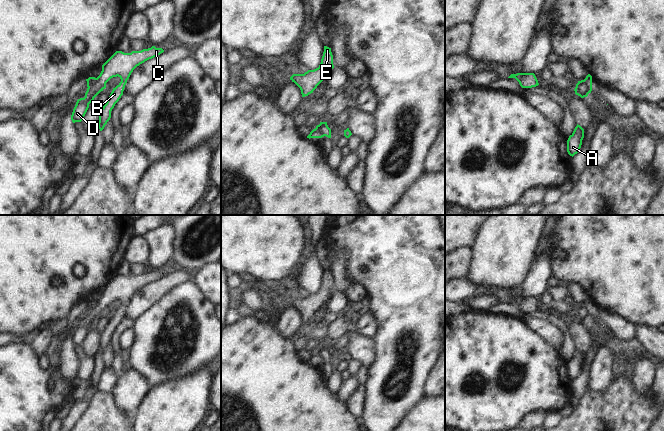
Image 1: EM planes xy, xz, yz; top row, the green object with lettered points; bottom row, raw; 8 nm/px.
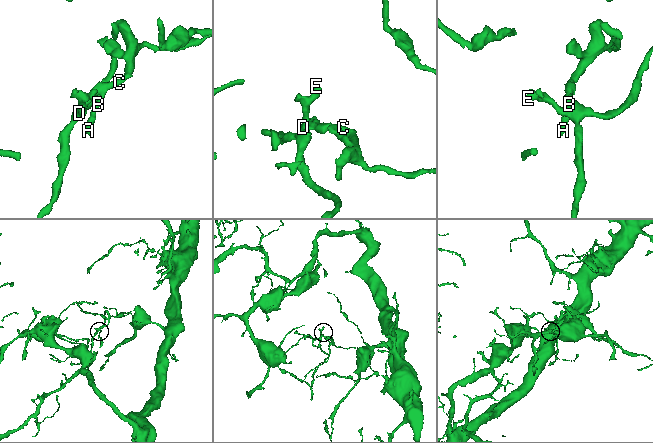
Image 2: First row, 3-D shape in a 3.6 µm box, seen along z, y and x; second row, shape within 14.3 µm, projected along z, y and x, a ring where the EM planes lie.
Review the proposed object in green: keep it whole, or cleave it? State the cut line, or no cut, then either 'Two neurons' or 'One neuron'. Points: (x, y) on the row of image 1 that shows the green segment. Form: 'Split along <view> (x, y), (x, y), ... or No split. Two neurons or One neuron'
Split along yz (584, 79), (588, 93). Two neurons.

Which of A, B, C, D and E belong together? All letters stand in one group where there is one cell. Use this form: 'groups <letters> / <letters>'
groups A B C / D E

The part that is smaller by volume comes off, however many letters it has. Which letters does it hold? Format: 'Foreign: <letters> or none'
Foreign: D, E.

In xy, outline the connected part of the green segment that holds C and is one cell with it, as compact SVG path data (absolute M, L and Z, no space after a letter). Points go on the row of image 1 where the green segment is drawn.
M155 46L141 51L132 51L131 53L116 51L102 65L100 75L96 78L95 83L91 87L87 88L85 97L78 99L76 104L81 102L93 102L94 98L106 88L106 83L111 78L118 76L121 79L121 82L113 88L106 104L99 111L99 122L97 128L102 131L111 118L112 109L123 95L125 85L133 70L140 64L160 55L163 52L164 50L162 48L156 48Z

